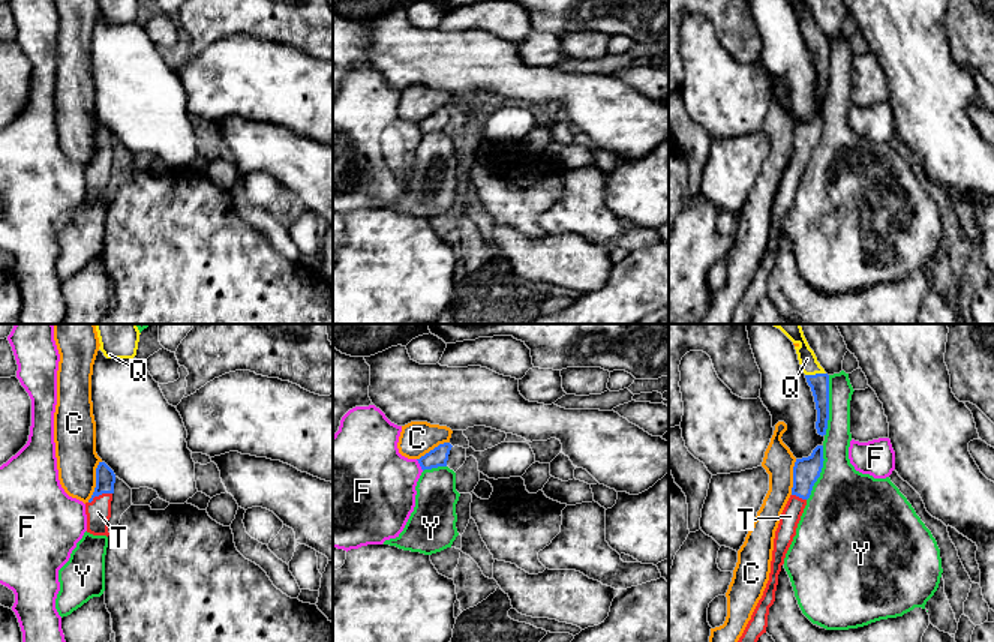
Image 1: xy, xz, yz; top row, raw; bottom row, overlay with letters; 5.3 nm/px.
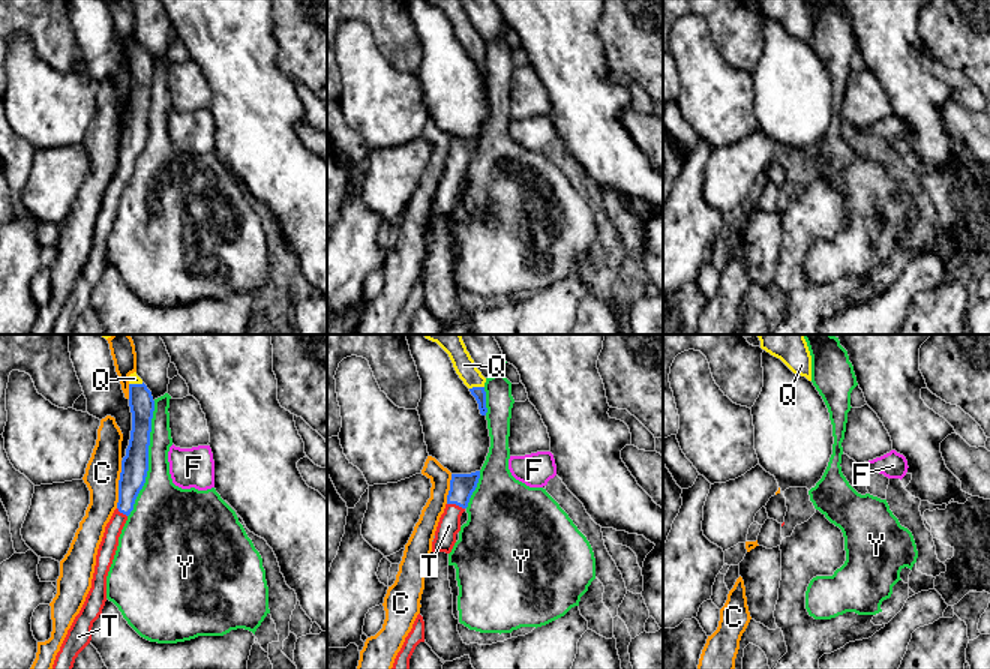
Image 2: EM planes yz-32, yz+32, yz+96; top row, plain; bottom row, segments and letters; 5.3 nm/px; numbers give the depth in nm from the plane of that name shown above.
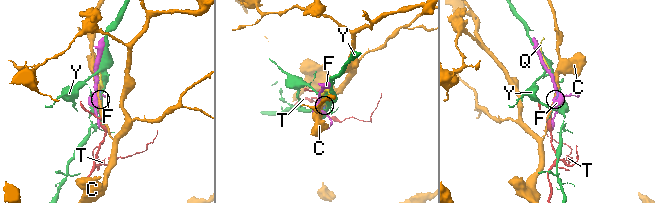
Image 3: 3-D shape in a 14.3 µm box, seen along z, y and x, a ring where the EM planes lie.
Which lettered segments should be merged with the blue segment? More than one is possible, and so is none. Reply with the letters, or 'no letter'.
Q, T

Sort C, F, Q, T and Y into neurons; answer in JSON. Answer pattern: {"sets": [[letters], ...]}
{"sets": [["C"], ["F"], ["Q", "T"], ["Y"]]}

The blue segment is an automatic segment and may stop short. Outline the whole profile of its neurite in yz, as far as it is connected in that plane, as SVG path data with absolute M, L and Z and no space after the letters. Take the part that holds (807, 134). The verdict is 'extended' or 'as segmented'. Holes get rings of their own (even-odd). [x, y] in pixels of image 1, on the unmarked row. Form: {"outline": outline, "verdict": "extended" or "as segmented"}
{"outline": "M817 110L808 122L796 123L795 126L792 159L775 195L769 244L730 324L751 324L751 314L759 302L766 297L769 272L775 266L778 238L793 201L796 200L796 192L807 170L807 164L811 159L814 147L820 141L823 124L823 110Z", "verdict": "extended"}

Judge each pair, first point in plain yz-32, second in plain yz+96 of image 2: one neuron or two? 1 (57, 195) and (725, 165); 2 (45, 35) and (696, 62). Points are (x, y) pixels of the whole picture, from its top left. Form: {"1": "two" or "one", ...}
{"1": "one", "2": "two"}

